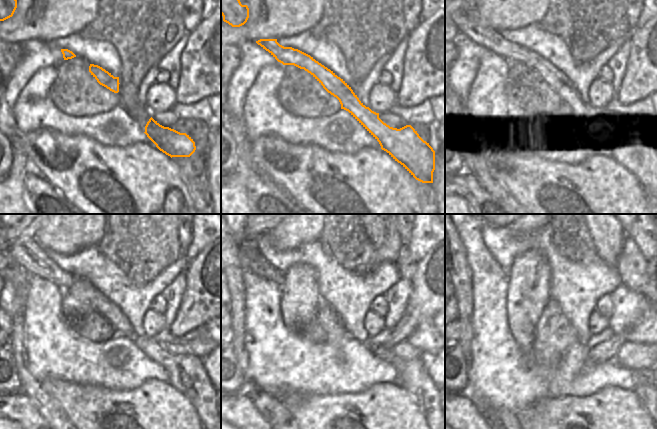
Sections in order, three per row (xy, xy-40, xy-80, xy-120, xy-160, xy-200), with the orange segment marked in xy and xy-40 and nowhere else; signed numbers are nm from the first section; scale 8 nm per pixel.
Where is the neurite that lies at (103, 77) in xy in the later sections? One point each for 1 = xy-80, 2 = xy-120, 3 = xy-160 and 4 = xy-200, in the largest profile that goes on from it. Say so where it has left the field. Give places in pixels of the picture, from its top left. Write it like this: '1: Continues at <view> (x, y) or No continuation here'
1: Continues at xy-80 (635, 148)
2: Continues at xy-120 (187, 374)
3: Continues at xy-160 (412, 375)
4: Continues at xy-200 (648, 392)

